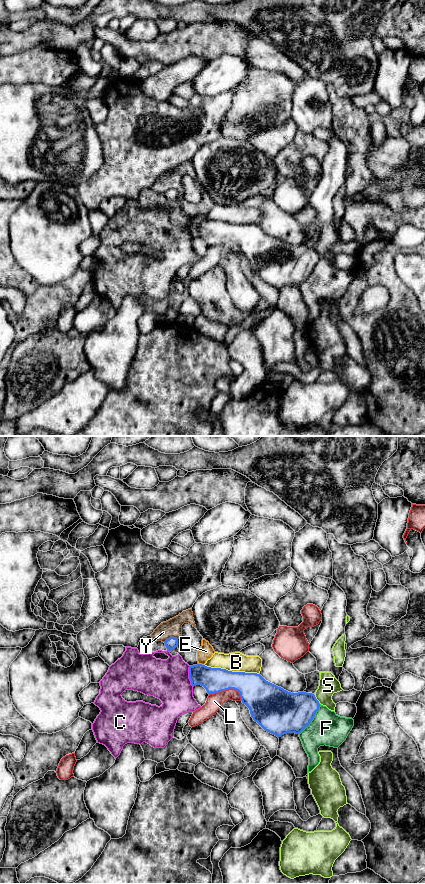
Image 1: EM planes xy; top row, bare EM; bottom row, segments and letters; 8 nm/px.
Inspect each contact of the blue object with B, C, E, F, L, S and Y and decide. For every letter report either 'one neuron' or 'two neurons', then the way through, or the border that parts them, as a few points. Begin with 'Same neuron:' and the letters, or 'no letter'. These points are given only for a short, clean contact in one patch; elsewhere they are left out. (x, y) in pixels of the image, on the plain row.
Same neuron: no letter
B: two neurons
C: two neurons
E: two neurons | along xy (198, 215), (203, 217)
F: two neurons | along xy (319, 255), (319, 261), (315, 268), (299, 286)
L: two neurons
S: two neurons
Y: two neurons | along xy (177, 190), (170, 189), (164, 194)

